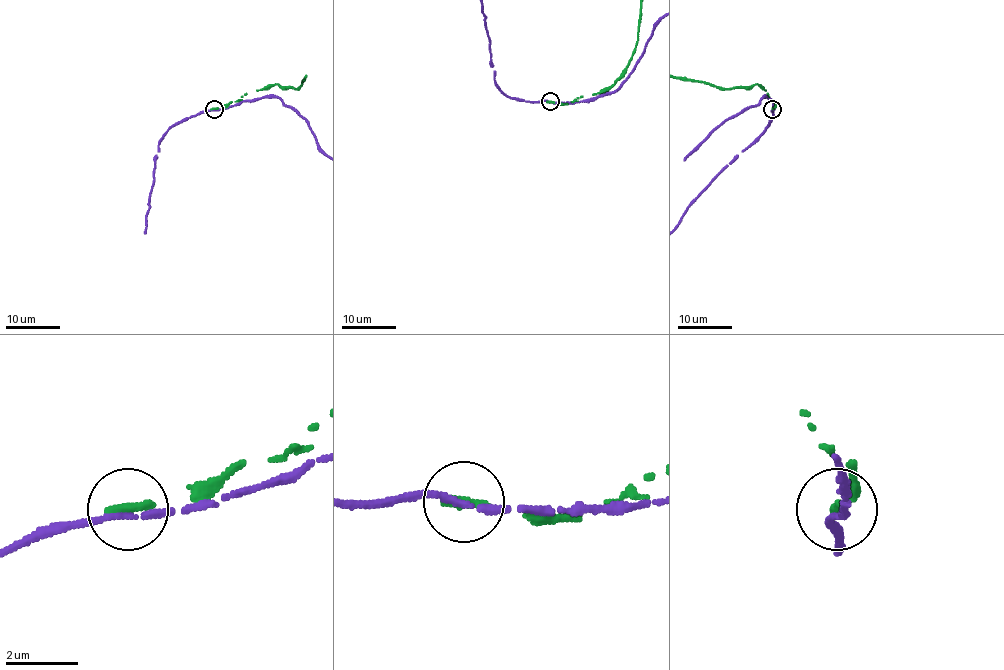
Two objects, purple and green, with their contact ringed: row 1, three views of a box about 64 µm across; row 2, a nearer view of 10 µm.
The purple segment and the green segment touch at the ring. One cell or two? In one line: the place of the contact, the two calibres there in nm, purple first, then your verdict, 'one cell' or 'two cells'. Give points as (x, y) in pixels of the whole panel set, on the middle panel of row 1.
(550, 101) | 170/280 nm | two cells

